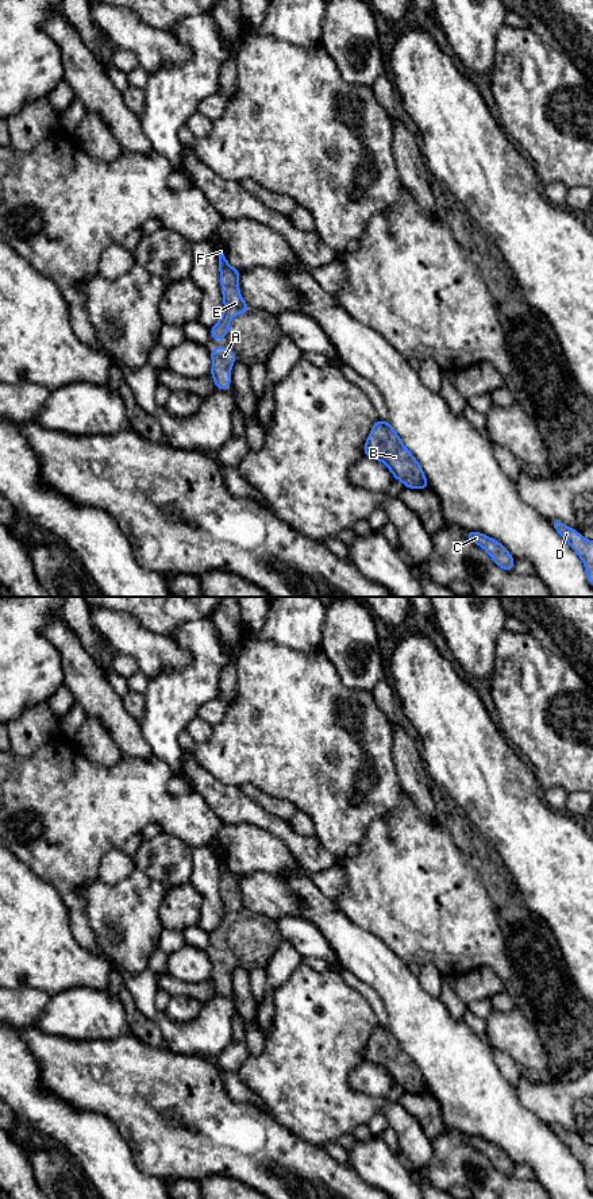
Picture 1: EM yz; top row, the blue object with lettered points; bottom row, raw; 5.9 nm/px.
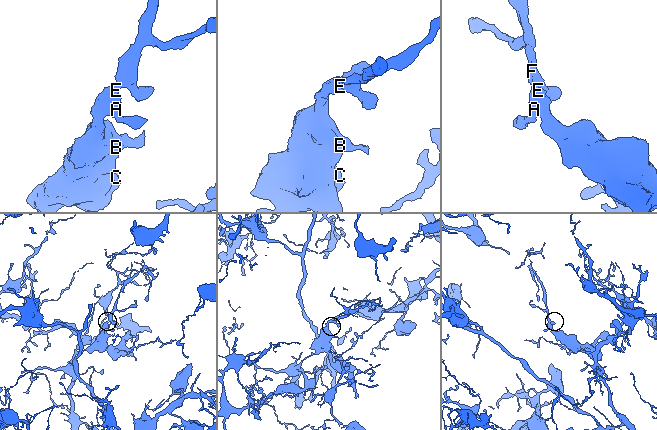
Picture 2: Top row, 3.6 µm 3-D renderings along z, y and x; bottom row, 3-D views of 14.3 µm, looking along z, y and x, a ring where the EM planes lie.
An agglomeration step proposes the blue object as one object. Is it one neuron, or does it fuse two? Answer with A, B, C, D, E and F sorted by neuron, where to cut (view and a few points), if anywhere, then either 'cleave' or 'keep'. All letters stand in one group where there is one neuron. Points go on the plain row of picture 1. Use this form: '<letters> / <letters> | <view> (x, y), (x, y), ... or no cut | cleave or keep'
A B C D E F | no cut | keep

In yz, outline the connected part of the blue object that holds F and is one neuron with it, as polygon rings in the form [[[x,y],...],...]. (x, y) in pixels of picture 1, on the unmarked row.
[[[224,855],[216,856],[219,863],[220,890],[224,906],[224,914],[219,926],[209,934],[211,944],[226,944],[231,925],[243,917],[250,917],[251,913],[243,906],[239,897],[239,878],[226,864]]]

